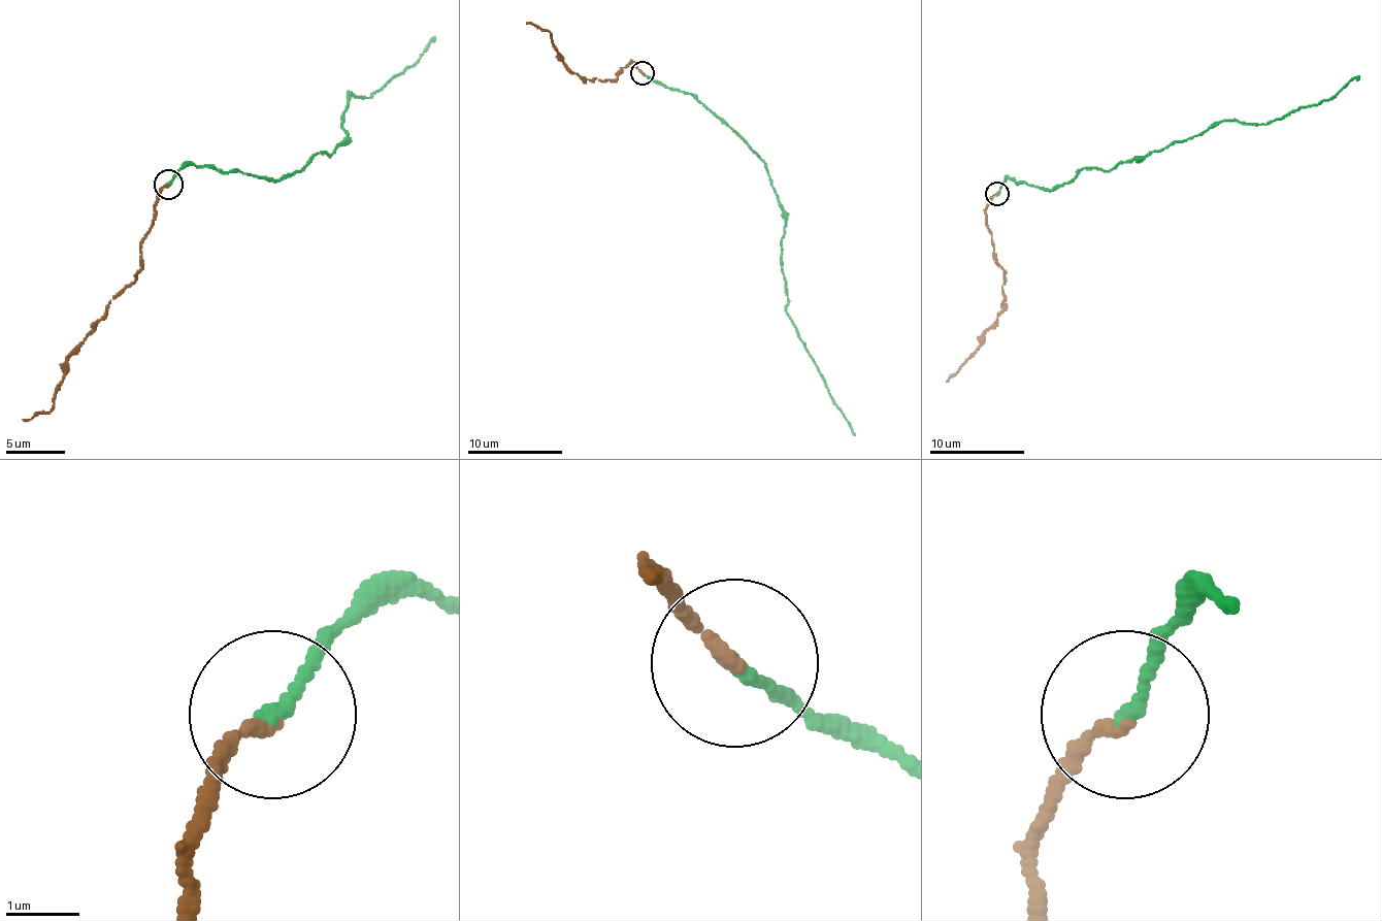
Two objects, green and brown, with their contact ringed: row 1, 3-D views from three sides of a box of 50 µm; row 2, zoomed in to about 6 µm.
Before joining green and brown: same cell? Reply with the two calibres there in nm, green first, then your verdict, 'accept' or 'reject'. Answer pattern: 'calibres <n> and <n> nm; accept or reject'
calibres 170 and 180 nm; accept

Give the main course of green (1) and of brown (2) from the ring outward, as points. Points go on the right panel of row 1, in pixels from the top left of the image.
1: (996, 194), (1009, 177), (1056, 189), (1087, 167), (1111, 170), (1224, 120), (1281, 120), (1326, 101), (1359, 75)
2: (996, 194), (985, 210), (985, 224), (994, 260), (1004, 269), (1004, 309), (985, 333), (983, 346), (947, 381)

